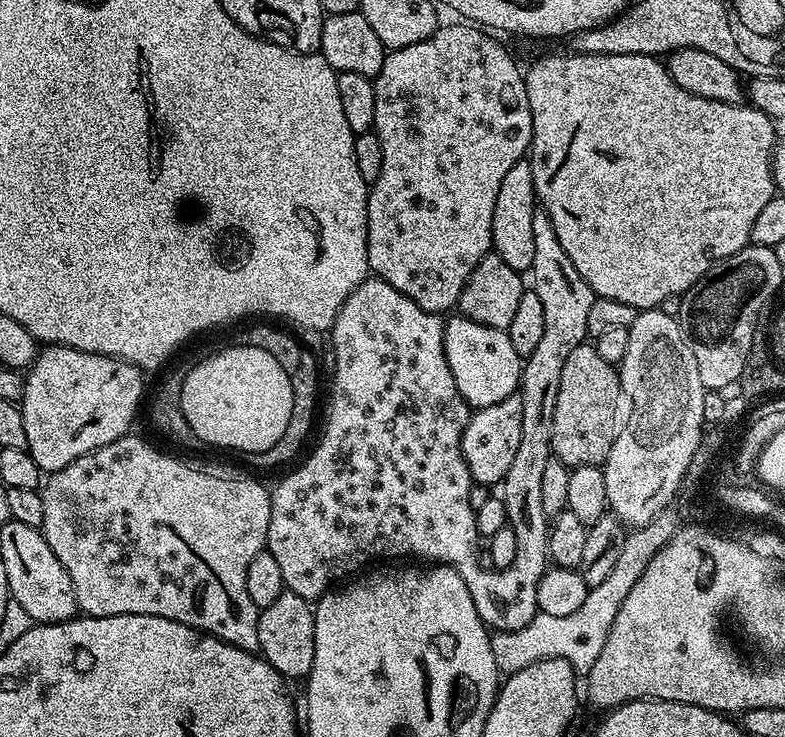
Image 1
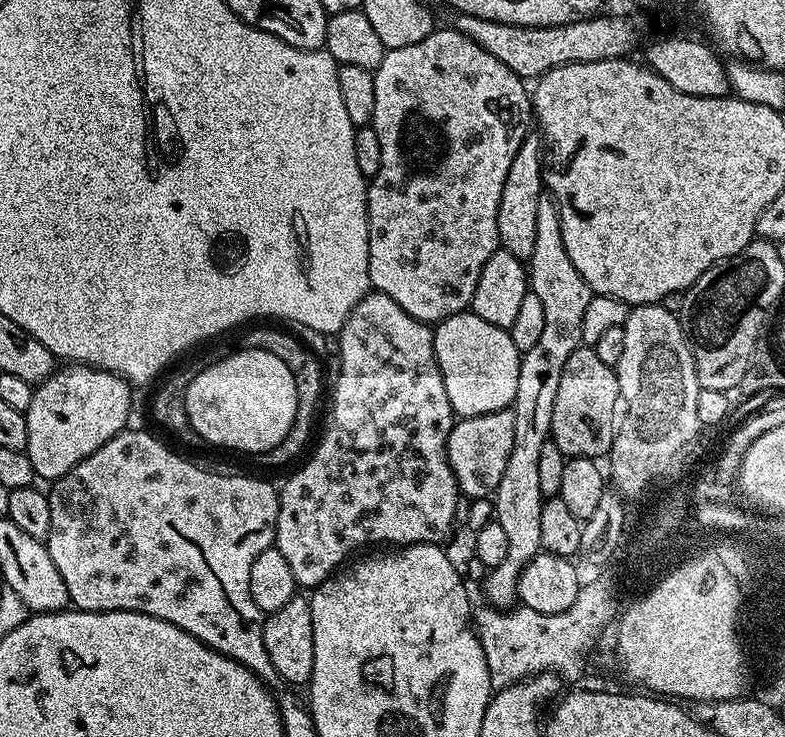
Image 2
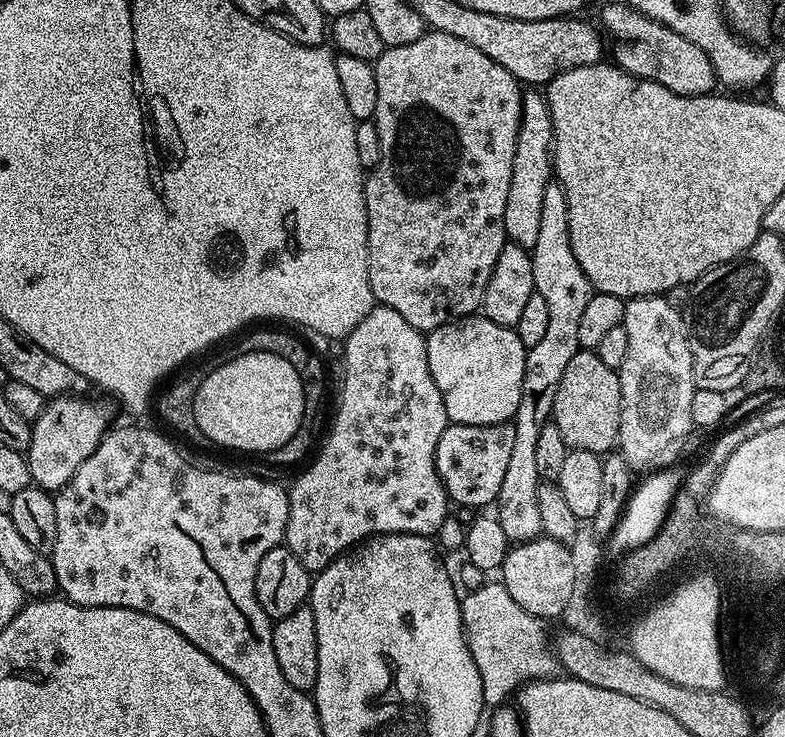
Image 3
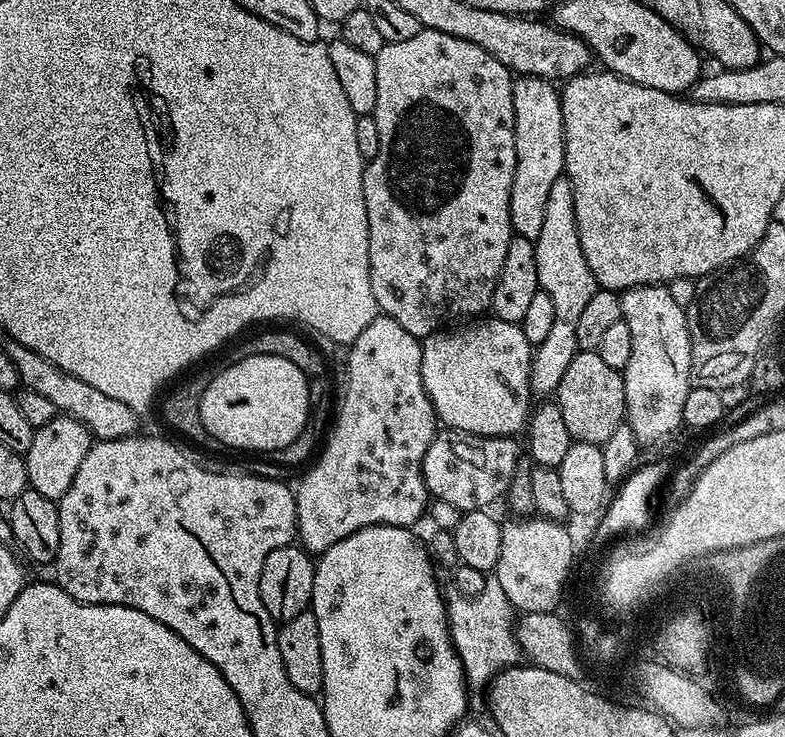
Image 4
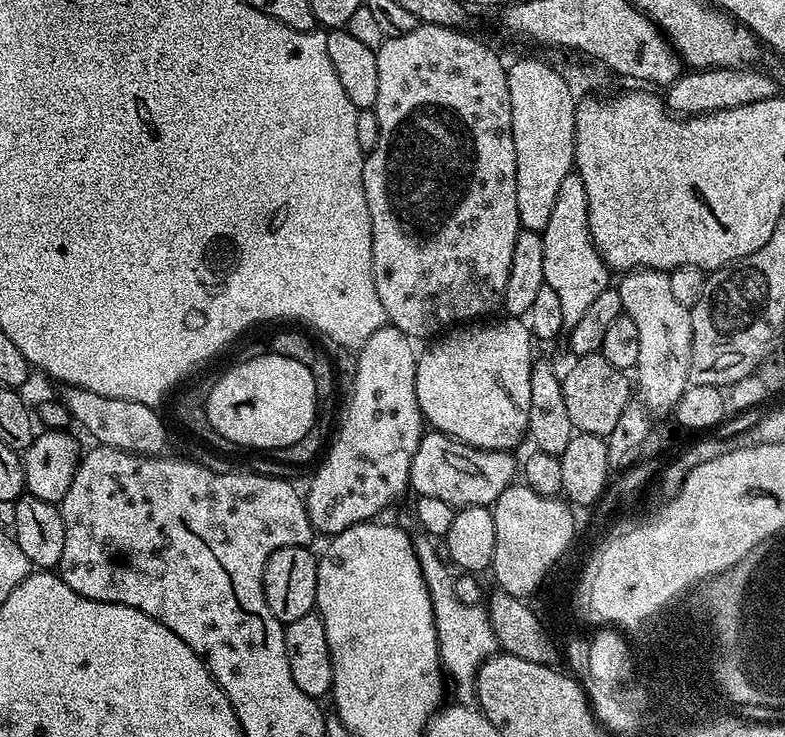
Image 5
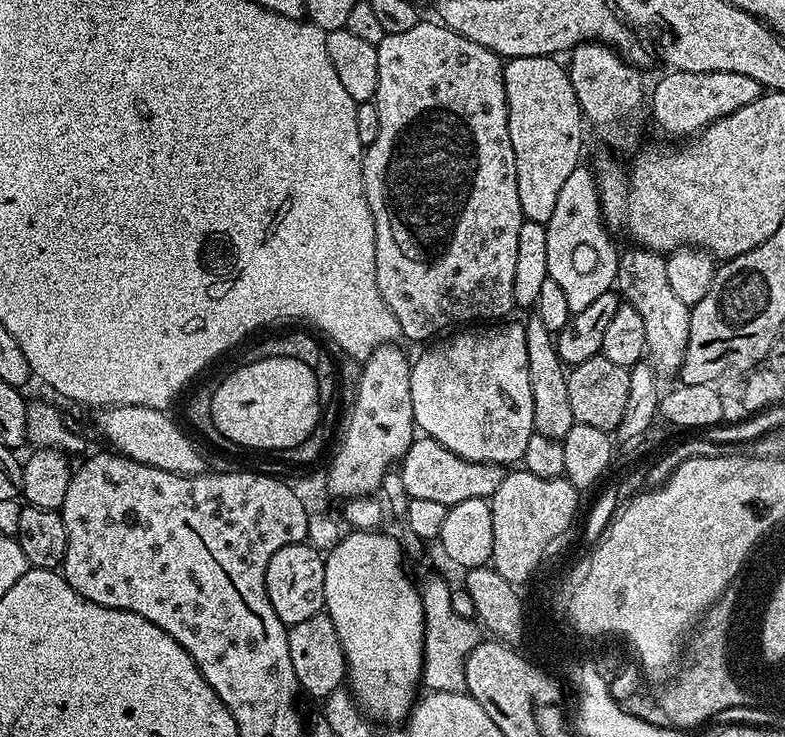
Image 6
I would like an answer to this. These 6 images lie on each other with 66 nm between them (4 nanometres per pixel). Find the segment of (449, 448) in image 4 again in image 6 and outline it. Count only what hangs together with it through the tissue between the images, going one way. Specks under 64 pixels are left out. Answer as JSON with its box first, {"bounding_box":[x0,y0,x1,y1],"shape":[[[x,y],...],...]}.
{"bounding_box":[398,434,505,506],"shape":[[[420,434],[415,437],[403,460],[398,465],[398,473],[409,498],[426,498],[447,506],[466,502],[466,498],[488,500],[504,481],[505,469],[498,464],[483,464],[462,458],[443,448],[438,441]]]}

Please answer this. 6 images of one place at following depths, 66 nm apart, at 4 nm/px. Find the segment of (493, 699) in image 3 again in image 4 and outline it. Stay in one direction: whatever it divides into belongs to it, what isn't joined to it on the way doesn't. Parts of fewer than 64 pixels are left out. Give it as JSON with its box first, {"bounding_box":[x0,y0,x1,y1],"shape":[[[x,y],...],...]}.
{"bounding_box":[446,573,522,693],"shape":[[[487,573],[486,578],[485,589],[478,595],[464,596],[455,586],[449,587],[446,592],[452,644],[463,664],[466,682],[473,693],[483,693],[493,677],[515,667],[522,658],[515,631],[516,610],[503,593],[496,573]]]}

